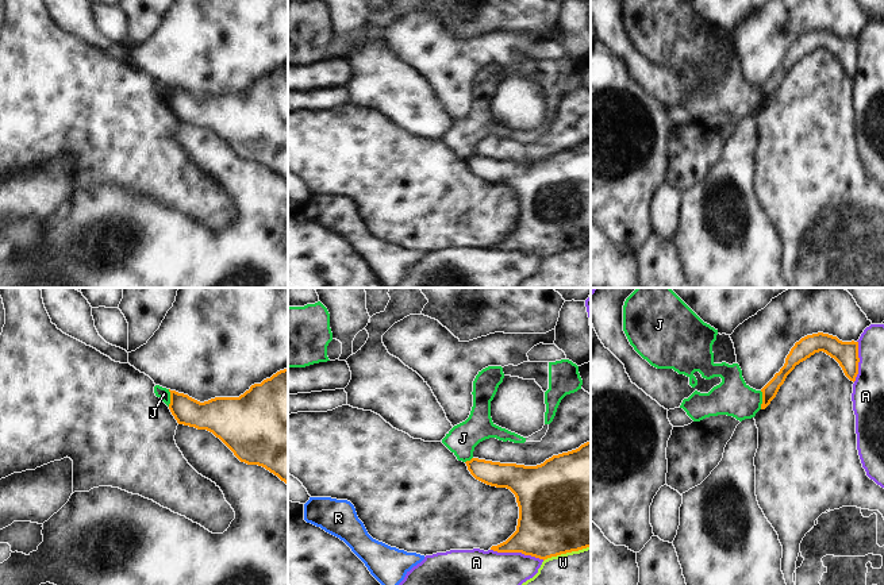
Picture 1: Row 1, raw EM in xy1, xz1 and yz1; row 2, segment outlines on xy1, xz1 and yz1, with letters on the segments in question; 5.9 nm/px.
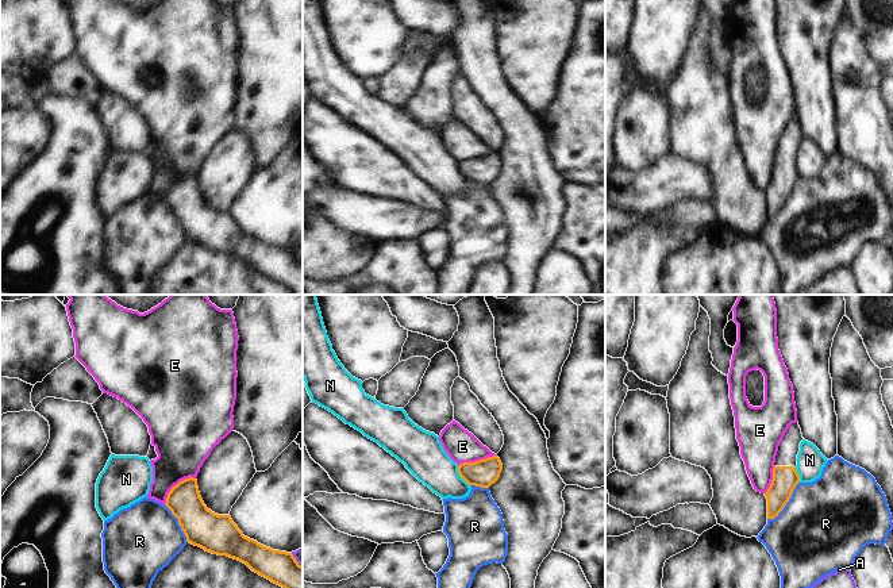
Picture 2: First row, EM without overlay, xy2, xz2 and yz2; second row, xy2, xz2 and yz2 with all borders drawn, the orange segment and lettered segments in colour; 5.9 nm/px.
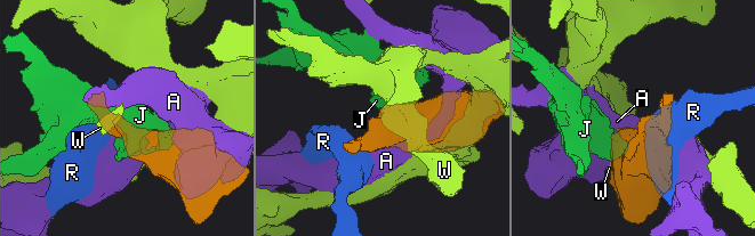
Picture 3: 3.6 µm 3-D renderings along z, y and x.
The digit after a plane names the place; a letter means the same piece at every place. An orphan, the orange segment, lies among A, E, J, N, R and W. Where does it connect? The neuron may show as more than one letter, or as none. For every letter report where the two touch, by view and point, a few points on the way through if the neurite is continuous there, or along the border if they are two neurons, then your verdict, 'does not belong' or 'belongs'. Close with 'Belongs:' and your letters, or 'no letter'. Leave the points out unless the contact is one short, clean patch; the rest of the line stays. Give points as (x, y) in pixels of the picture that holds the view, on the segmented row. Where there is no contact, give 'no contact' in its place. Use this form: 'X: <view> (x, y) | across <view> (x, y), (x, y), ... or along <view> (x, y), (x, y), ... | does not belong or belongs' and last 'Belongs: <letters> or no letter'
A: xz1 (518, 551) | does not belong
E: xy2 (174, 485) | along xy2 (195, 477), (180, 480), (170, 490), (164, 504) | does not belong
J: yz1 (763, 400) | along yz1 (760, 391), (761, 408) | does not belong
N: xz2 (460, 475) | along xz2 (457, 465), (458, 475), (469, 485) | does not belong
R: yz2 (786, 502) | does not belong
W: xz1 (567, 551) | does not belong
Belongs: no letter

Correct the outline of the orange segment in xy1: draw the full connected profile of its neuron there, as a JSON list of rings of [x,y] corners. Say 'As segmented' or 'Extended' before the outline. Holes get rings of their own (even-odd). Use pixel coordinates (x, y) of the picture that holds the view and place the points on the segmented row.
As segmented. [[[288,367],[251,385],[239,397],[200,403],[188,395],[169,392],[169,409],[178,424],[212,432],[241,462],[262,466],[288,485]]]

